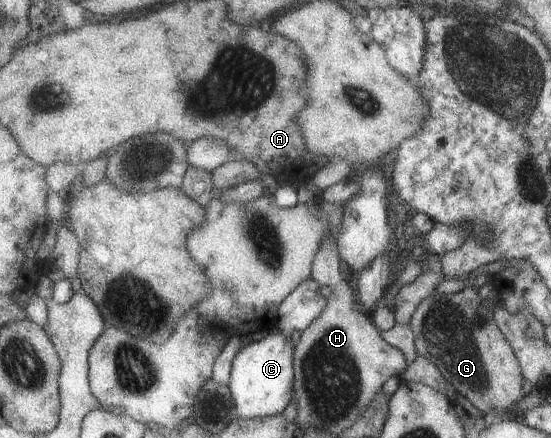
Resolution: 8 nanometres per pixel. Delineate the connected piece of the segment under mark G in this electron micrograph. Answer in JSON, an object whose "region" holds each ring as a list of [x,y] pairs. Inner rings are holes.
{"region":[[[472,284],[457,293],[434,293],[425,298],[417,306],[408,326],[414,335],[416,354],[429,360],[455,392],[464,397],[486,419],[497,420],[494,419],[495,416],[504,415],[511,404],[518,402],[525,395],[522,391],[524,380],[512,349],[497,329],[492,312],[483,304]]]}

